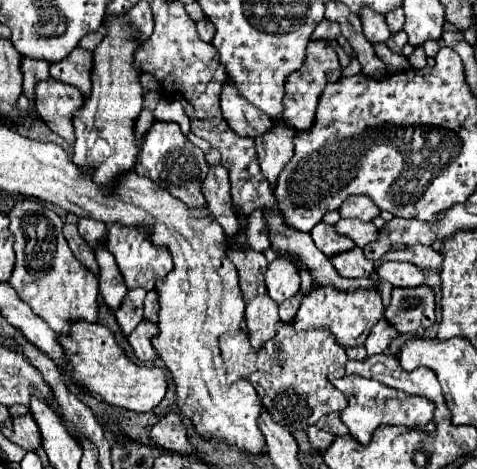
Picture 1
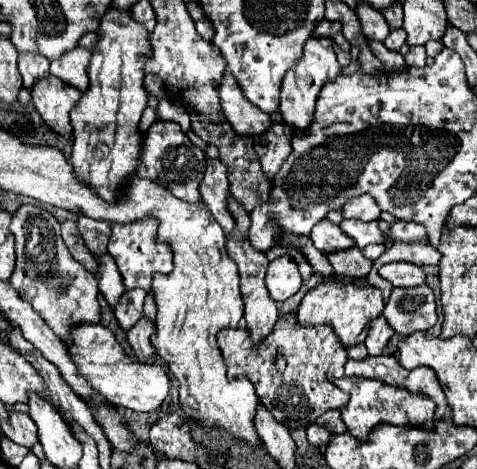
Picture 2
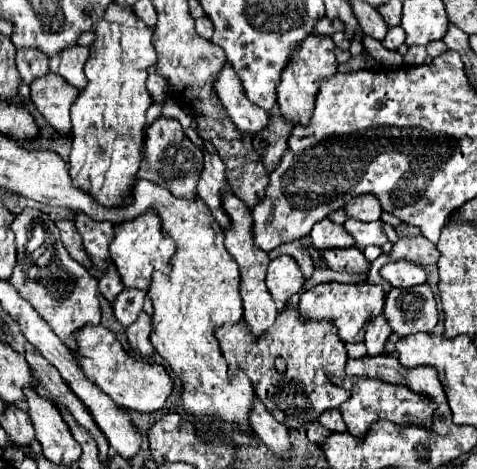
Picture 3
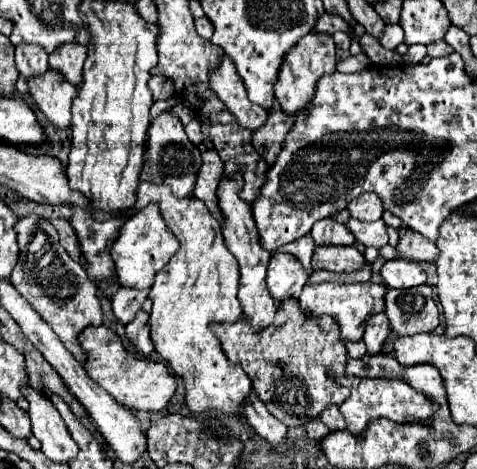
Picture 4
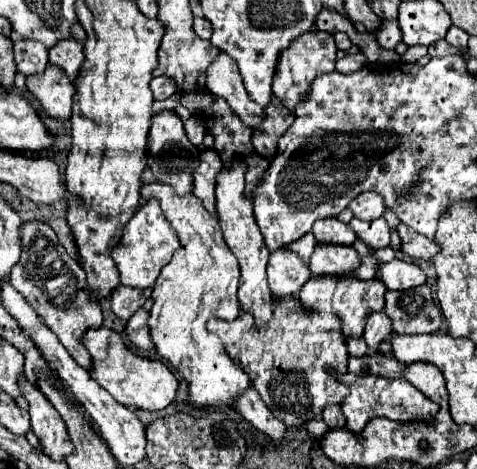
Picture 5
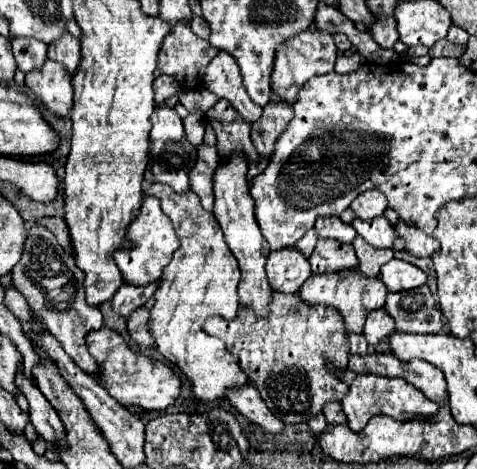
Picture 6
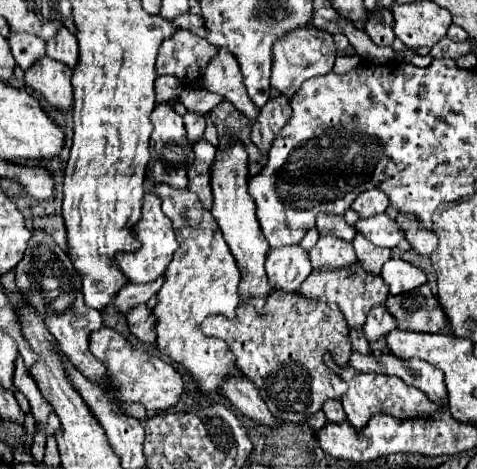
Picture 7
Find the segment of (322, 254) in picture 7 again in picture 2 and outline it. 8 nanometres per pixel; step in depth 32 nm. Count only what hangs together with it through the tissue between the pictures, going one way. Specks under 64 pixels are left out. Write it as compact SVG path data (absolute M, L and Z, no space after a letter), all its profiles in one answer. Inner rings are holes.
M348 248L348 252L336 252L336 256L328 256L336 274L346 278L366 278L372 270L372 260L368 260L360 248Z

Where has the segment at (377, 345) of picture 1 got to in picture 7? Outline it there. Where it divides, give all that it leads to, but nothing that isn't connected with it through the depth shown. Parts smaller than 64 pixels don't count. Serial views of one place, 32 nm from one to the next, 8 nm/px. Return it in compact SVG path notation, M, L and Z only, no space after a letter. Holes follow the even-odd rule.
M384 306L380 308L372 308L372 312L368 312L368 320L364 324L364 336L366 340L372 344L378 338L390 334L396 328L396 320L392 320L392 316L388 314L388 310Z

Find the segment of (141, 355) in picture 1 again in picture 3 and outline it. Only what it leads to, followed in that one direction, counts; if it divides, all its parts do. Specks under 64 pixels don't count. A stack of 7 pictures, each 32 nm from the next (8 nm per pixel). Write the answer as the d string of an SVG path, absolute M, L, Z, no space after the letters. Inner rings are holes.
M140 314L138 320L126 330L126 336L128 336L128 342L130 346L134 348L134 352L140 356L140 358L148 358L154 354L154 348L150 344L150 334L152 334L152 320L148 314Z

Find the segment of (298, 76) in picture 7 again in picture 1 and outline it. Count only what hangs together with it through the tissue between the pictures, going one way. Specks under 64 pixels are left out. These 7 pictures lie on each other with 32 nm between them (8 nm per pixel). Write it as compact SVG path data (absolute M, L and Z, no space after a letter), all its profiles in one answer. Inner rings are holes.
M312 40L308 44L308 56L304 60L304 68L300 68L300 72L294 72L292 76L288 76L288 86L286 86L288 112L284 112L286 126L296 128L296 130L312 128L314 118L316 118L316 108L318 108L320 94L324 92L324 88L328 84L336 82L340 76L342 76L342 66L338 62L336 52L330 48L330 44L326 40Z

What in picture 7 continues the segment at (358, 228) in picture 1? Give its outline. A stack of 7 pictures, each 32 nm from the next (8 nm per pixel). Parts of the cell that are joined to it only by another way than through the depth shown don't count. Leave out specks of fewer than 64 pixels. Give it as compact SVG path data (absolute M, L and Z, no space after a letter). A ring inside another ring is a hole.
M388 214L372 216L372 218L368 218L368 220L358 220L358 222L354 224L354 228L356 228L366 240L370 240L374 246L394 248L394 246L402 240L402 232L400 232L396 220L392 220Z

